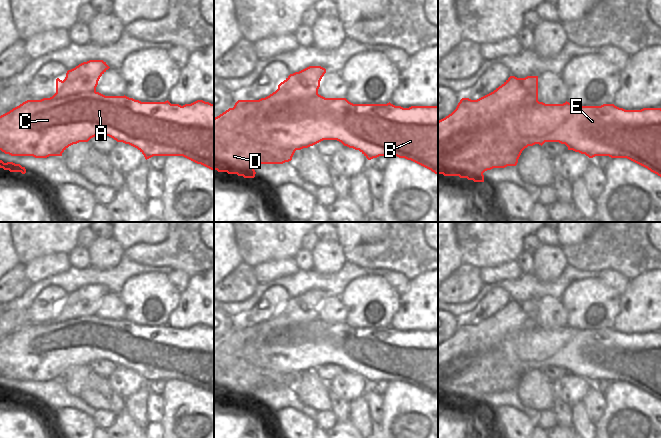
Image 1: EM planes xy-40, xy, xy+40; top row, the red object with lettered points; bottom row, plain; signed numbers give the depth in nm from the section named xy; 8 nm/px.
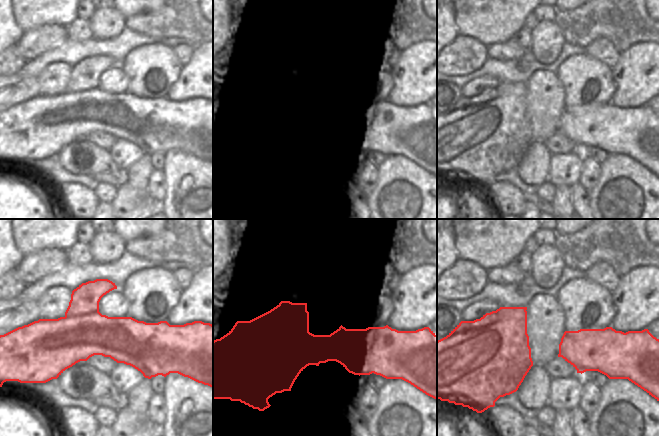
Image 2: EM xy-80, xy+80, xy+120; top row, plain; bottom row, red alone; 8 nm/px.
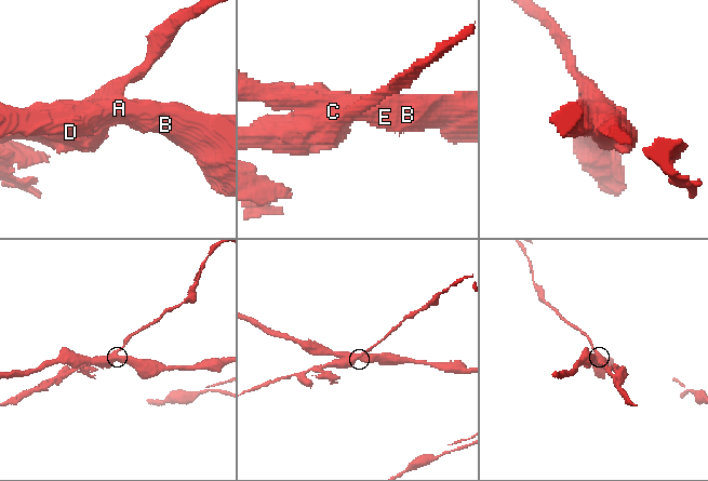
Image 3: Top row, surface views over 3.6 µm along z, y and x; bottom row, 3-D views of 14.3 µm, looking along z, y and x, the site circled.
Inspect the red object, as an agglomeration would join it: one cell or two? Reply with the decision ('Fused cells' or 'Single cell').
Fused cells.

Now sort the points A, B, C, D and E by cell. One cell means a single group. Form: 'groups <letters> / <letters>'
groups A B C E / D

